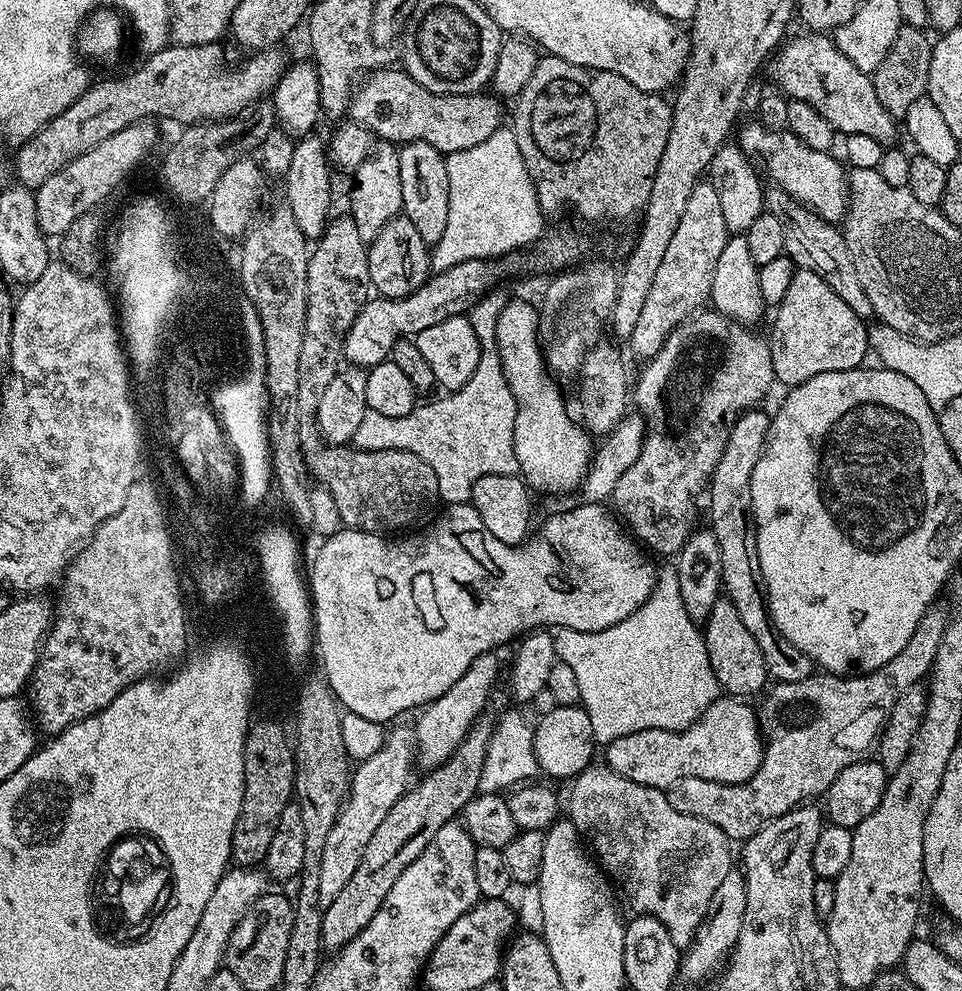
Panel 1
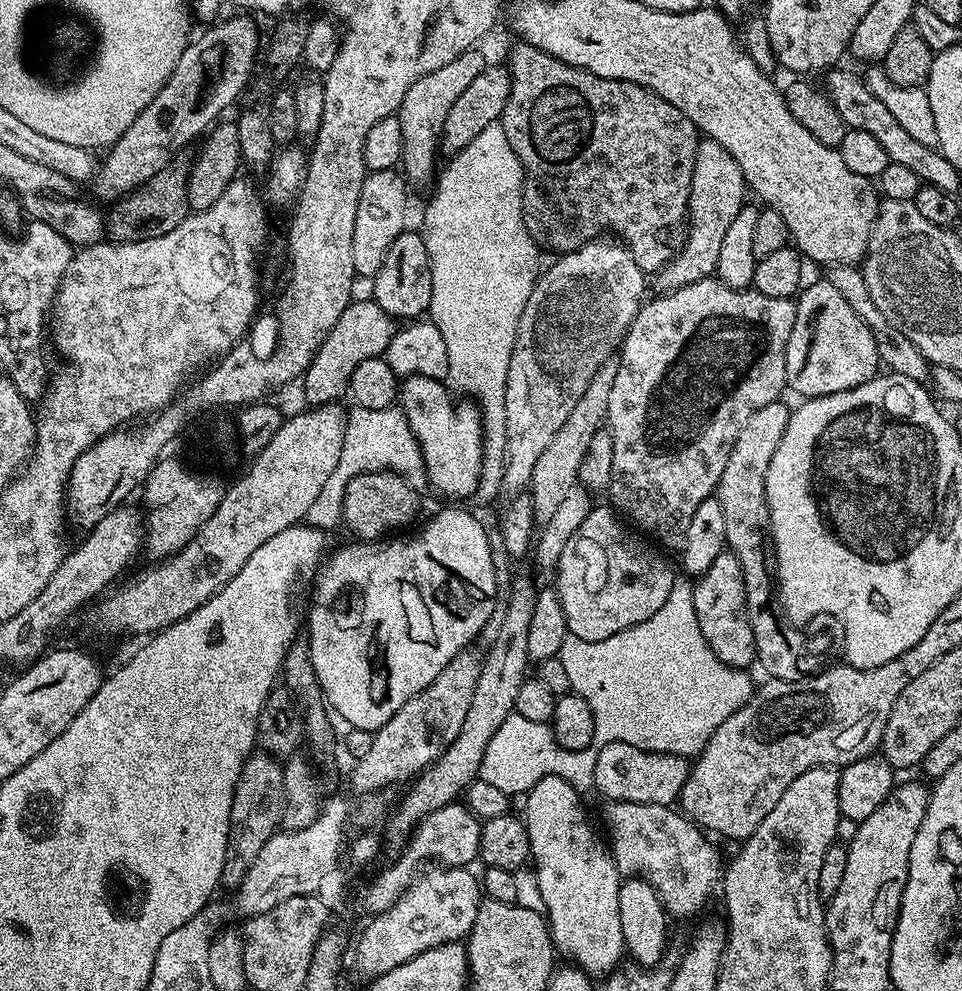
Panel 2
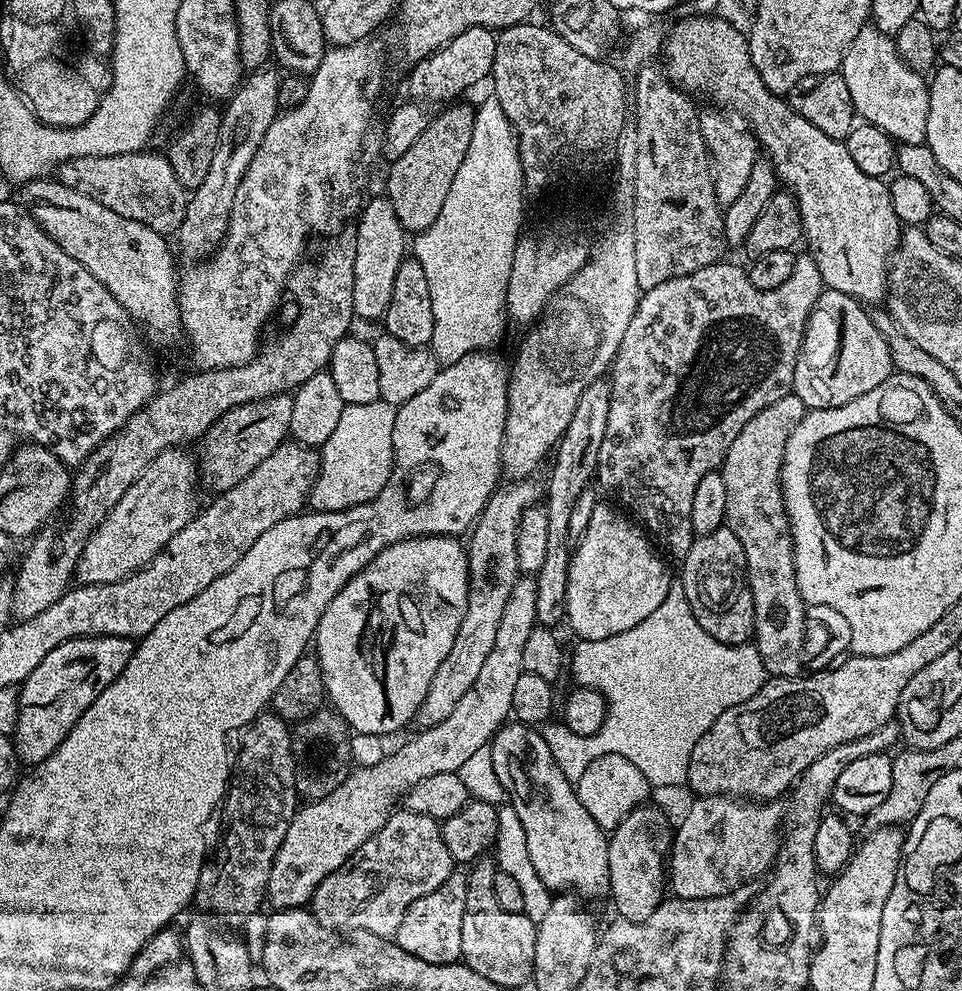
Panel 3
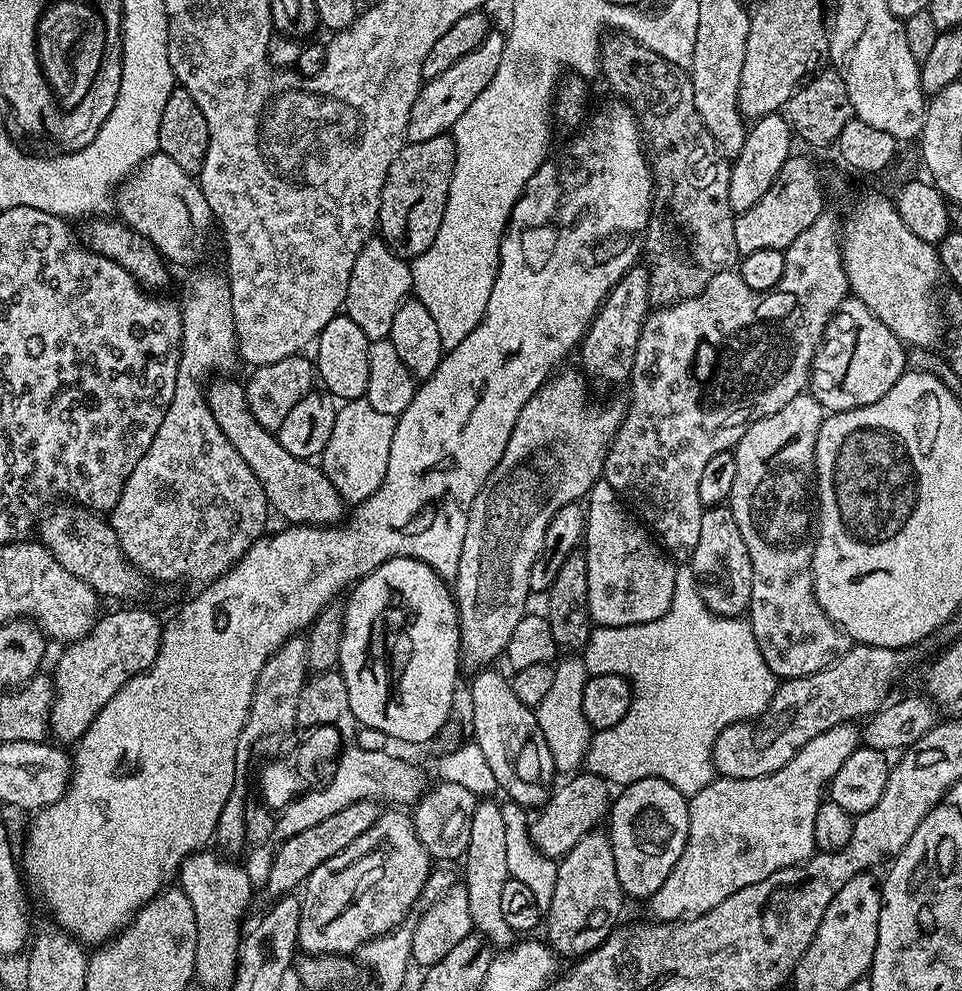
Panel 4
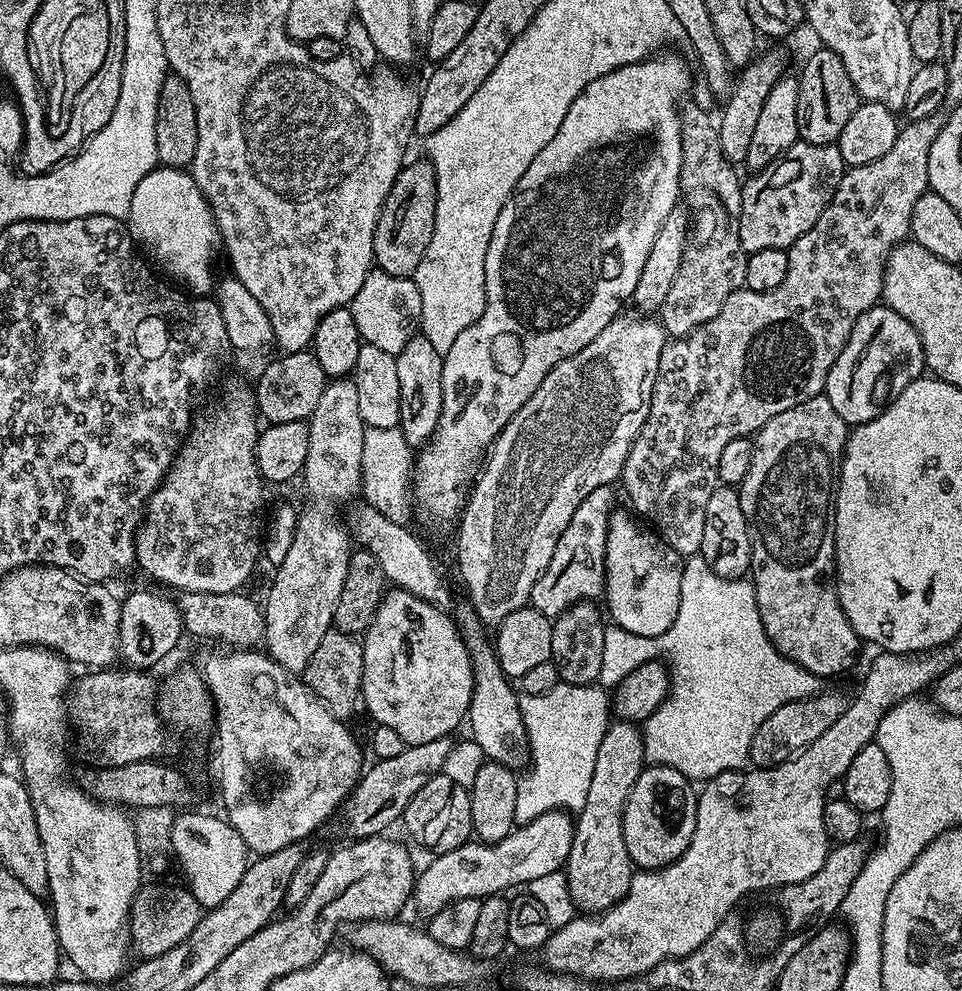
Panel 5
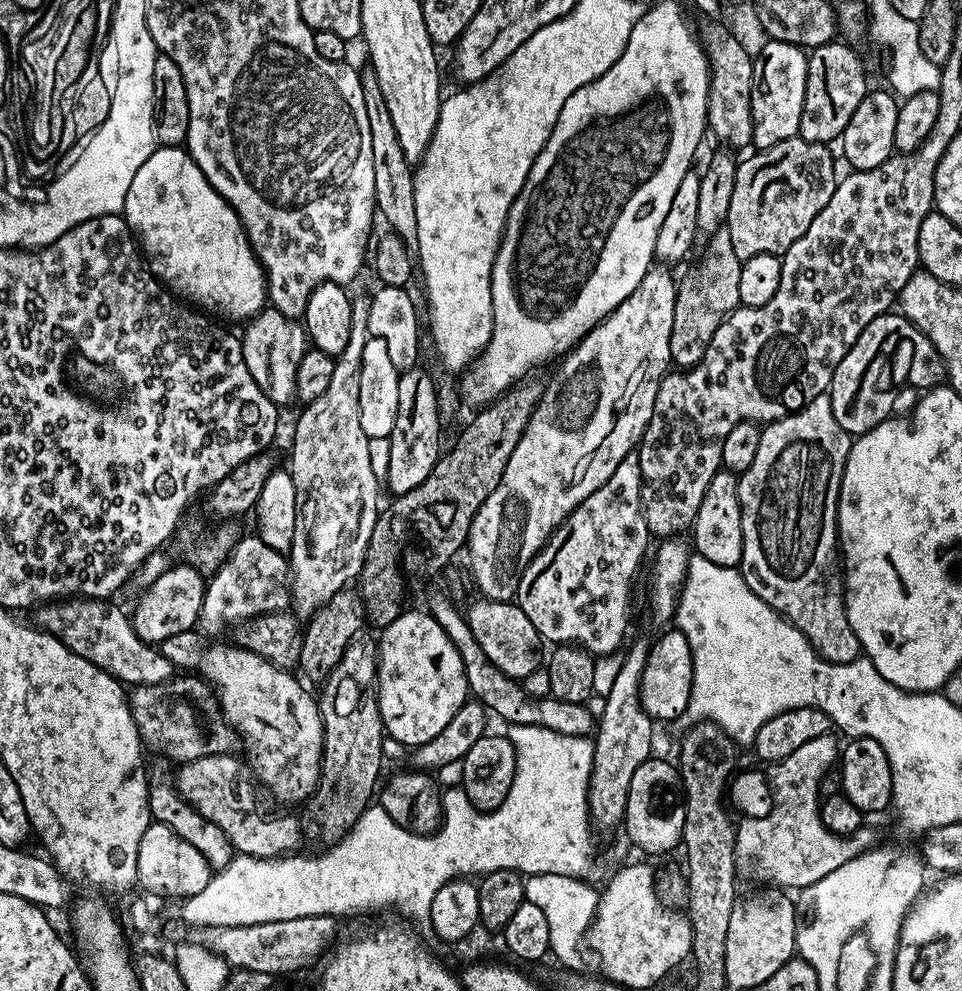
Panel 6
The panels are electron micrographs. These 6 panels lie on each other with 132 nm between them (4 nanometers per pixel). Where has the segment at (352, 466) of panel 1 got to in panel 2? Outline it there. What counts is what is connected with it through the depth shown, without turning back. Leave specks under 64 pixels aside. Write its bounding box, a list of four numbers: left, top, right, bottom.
[342,472,420,542]

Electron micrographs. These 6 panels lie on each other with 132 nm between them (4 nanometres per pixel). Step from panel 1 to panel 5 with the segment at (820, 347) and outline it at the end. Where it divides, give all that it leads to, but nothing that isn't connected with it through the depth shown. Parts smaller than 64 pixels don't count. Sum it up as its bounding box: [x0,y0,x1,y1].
[823,306,925,425]

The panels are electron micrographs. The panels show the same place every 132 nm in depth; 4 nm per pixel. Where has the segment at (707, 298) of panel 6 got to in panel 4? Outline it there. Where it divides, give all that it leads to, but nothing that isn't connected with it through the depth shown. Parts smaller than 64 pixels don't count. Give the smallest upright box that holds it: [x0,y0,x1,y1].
[600,34,738,309]

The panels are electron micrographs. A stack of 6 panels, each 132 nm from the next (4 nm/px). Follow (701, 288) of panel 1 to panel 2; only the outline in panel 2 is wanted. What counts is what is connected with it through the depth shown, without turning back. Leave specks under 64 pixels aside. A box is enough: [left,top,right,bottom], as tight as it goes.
[655,139,746,293]

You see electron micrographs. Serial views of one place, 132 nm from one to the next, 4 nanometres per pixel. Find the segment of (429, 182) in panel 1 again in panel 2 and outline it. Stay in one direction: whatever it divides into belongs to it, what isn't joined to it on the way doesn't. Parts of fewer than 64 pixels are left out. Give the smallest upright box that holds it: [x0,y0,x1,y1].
[398,50,486,185]

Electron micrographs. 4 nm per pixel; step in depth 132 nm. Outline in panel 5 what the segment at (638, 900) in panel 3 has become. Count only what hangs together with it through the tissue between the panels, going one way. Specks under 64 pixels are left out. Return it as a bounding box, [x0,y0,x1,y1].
[624,764,698,869]

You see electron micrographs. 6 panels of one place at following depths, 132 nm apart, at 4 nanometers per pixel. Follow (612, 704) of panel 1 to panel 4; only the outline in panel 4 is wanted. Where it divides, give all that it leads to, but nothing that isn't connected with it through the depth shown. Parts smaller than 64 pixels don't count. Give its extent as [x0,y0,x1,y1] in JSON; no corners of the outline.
[600,566,778,798]

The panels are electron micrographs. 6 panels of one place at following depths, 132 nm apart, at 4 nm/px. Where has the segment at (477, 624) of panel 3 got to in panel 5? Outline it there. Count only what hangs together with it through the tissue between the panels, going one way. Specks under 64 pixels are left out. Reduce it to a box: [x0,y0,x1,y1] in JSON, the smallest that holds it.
[455,314,666,625]

